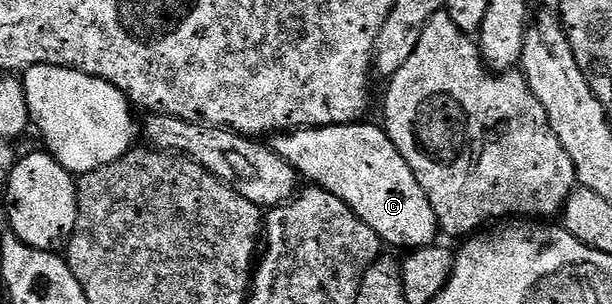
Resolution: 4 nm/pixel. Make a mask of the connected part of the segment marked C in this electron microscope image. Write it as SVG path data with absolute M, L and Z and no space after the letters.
M367 120L341 124L340 126L308 126L306 130L293 130L276 134L269 145L281 160L285 160L297 171L300 179L321 187L325 192L333 192L337 200L345 200L373 232L388 247L407 246L418 248L432 245L435 237L440 237L439 218L433 212L433 204L429 204L429 196L425 196L425 188L417 184L417 176L413 176L413 168L405 164L405 156L397 152L393 140L389 140L387 131L382 125L370 126Z

